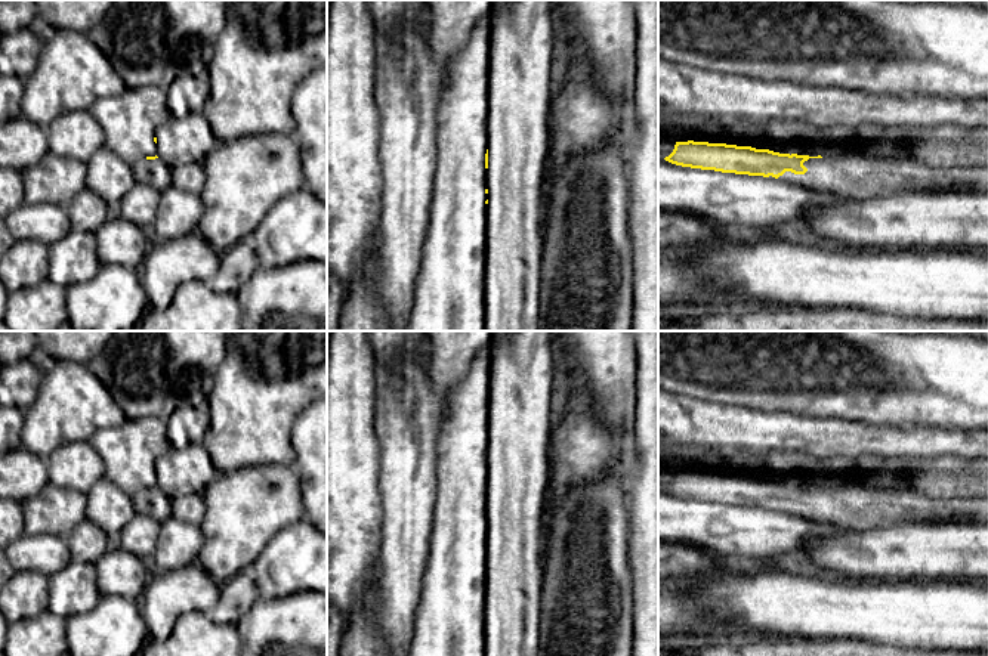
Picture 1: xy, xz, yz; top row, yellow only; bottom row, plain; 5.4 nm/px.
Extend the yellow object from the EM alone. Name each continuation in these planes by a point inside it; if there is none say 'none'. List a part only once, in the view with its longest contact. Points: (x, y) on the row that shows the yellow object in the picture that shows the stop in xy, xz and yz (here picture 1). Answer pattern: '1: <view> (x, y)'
1: yz (852, 176)

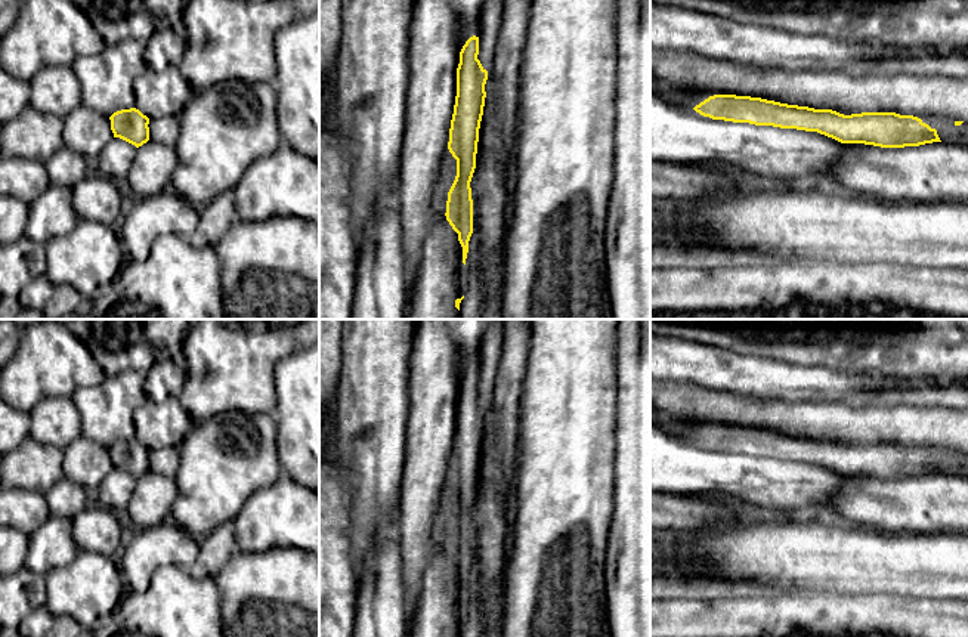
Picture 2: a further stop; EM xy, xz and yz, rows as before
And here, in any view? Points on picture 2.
1: xz (491, 18)

